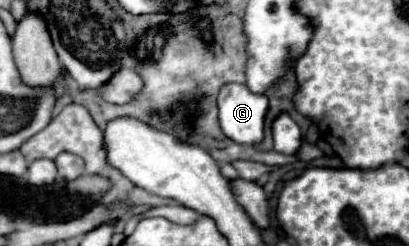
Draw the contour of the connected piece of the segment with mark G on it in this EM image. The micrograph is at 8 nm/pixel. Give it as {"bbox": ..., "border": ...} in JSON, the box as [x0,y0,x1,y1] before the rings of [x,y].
{"bbox":[217,83,269,145],"border":[[[241,83],[223,85],[217,97],[219,123],[223,133],[241,145],[257,145],[263,141],[265,115],[269,97],[257,95]]]}

